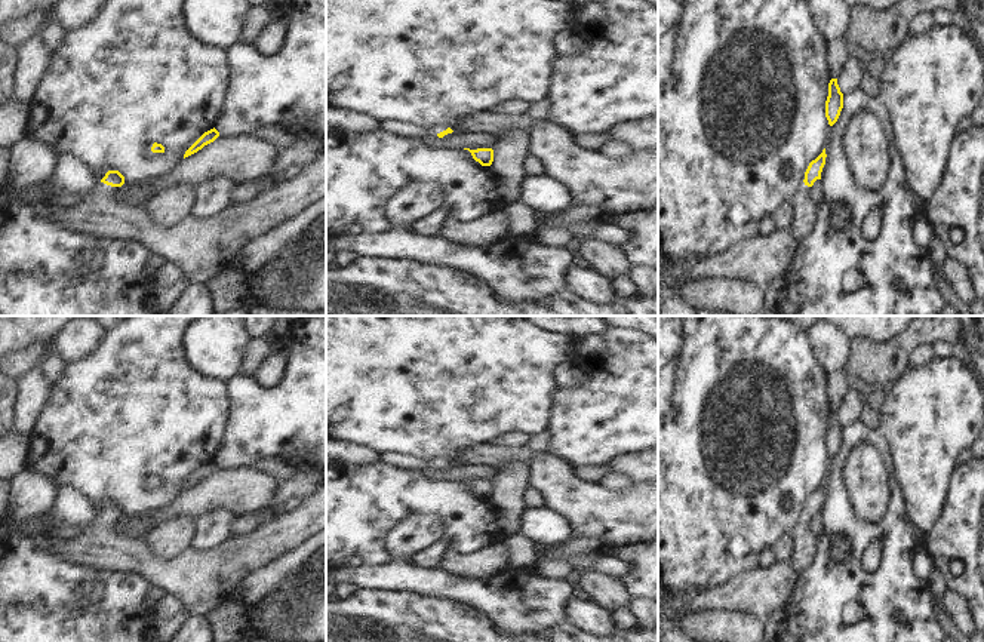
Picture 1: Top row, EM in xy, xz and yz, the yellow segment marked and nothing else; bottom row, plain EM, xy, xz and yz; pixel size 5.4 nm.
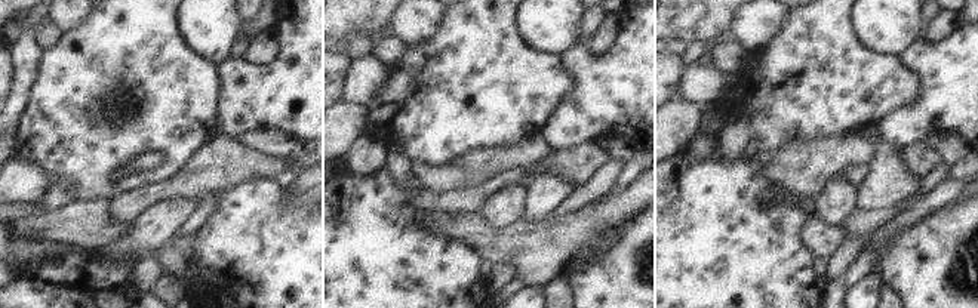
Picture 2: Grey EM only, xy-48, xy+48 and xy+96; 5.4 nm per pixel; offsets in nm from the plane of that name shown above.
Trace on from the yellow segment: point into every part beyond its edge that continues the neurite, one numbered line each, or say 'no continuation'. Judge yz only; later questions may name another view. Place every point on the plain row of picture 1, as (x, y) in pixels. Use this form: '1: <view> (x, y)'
1: yz (805, 549)

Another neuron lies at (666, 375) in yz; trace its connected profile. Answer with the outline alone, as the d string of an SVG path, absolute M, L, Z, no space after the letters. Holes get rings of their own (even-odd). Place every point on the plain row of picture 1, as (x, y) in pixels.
M671 356L658 371L658 412L659 414L665 414L671 408L676 366L677 366L677 357Z

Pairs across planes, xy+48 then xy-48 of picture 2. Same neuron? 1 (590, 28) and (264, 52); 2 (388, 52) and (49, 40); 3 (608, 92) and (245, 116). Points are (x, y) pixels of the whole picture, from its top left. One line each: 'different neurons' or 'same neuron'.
1: different neurons
2: same neuron
3: same neuron

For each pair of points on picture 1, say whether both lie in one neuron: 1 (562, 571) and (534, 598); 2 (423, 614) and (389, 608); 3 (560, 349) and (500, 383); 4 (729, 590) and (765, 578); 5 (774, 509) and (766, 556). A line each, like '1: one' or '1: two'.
1: two
2: one
3: one
4: one
5: two

